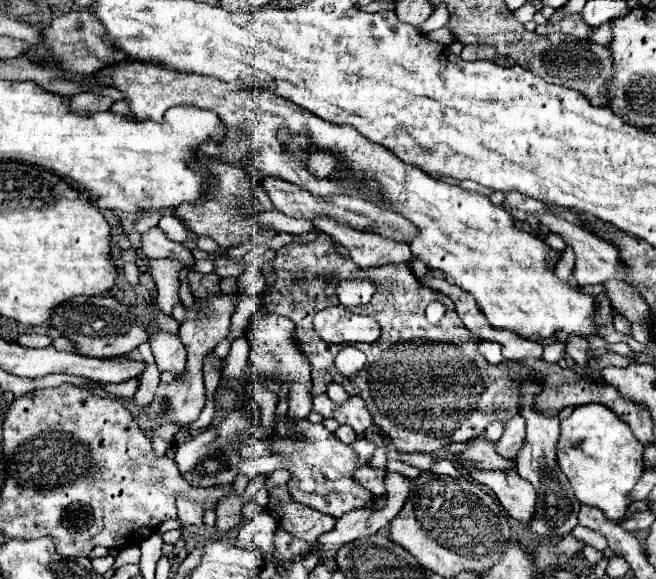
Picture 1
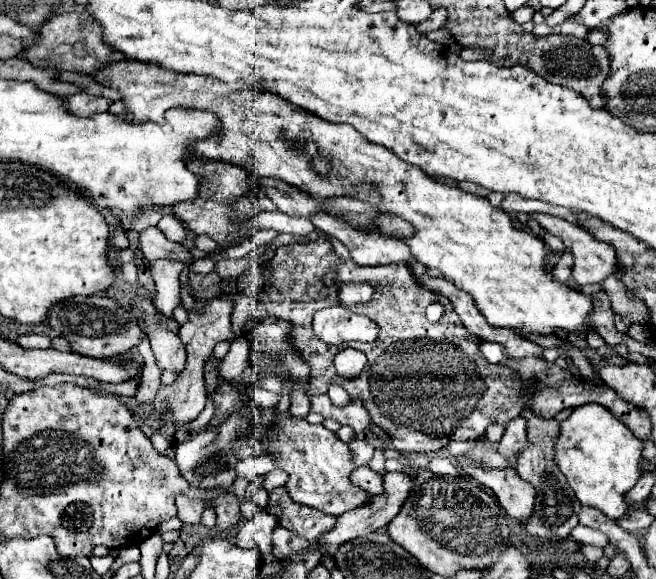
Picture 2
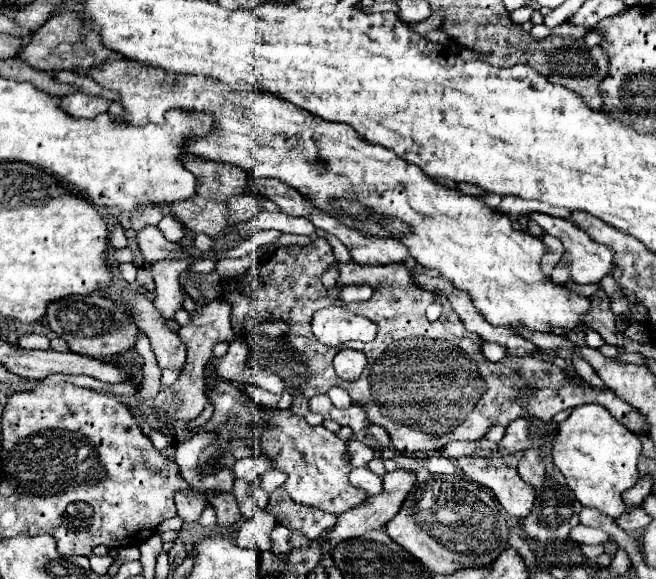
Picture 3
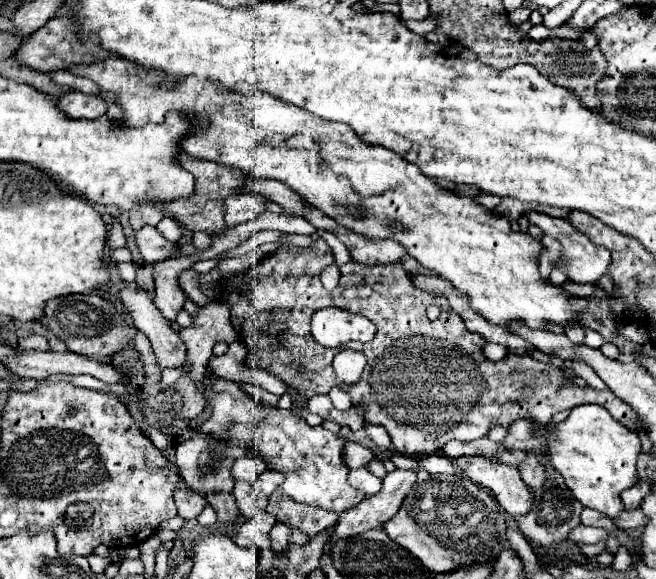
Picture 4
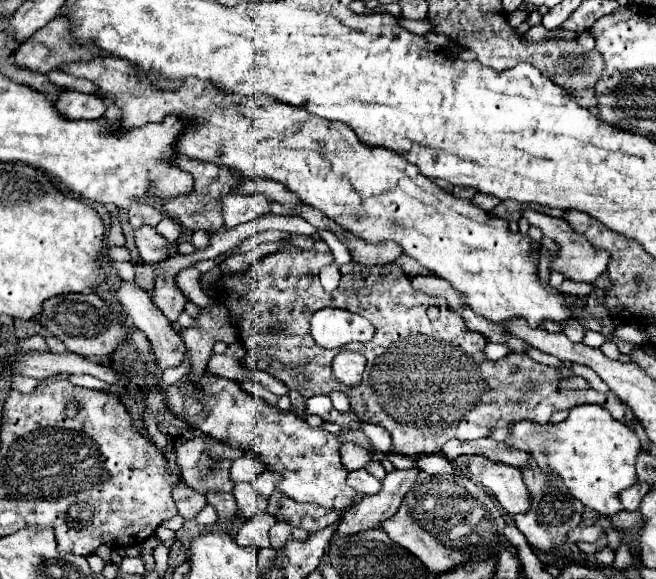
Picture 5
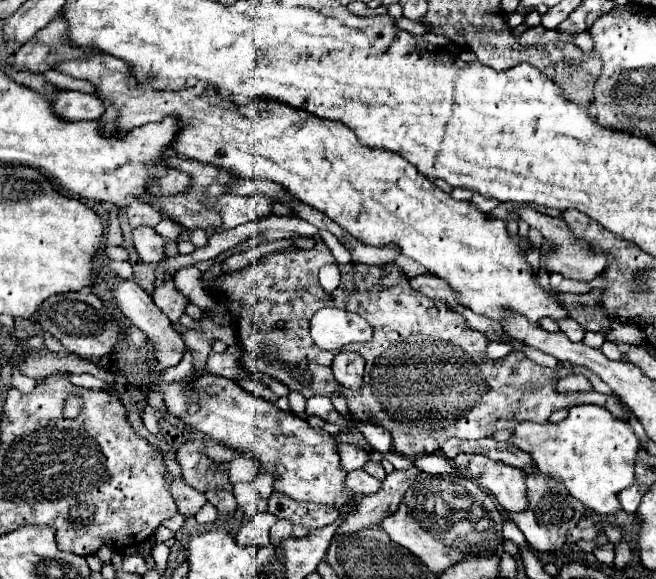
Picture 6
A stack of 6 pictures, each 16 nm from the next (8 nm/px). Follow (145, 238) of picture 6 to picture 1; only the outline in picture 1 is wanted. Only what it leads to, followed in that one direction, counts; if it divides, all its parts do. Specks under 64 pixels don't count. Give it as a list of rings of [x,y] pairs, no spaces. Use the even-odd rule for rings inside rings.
[[[154,228],[142,236],[142,250],[148,260],[170,258],[170,260],[184,264],[186,268],[194,268],[194,264],[196,264],[190,248],[186,248],[184,244],[172,242],[160,228]]]

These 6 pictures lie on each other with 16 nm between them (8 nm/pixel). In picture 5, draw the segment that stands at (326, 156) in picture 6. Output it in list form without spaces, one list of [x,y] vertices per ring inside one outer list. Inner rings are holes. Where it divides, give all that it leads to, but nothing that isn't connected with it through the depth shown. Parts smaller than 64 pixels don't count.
[[[94,58],[86,62],[72,62],[62,68],[72,76],[92,80],[102,94],[112,94],[114,104],[122,108],[122,118],[118,124],[122,128],[136,128],[148,122],[162,122],[162,118],[170,112],[176,112],[184,118],[198,120],[198,128],[188,128],[184,136],[180,136],[178,152],[196,160],[214,162],[220,166],[228,166],[238,170],[246,178],[268,178],[278,180],[288,186],[292,192],[300,196],[302,202],[318,208],[332,220],[336,220],[348,232],[368,240],[368,242],[398,242],[406,256],[418,260],[426,270],[436,272],[436,276],[448,280],[454,290],[458,290],[470,308],[496,322],[504,324],[512,318],[524,318],[532,328],[544,328],[544,320],[552,320],[556,324],[574,320],[574,310],[586,308],[584,302],[566,302],[564,292],[544,286],[538,276],[536,264],[530,260],[532,254],[540,252],[540,246],[530,240],[530,236],[514,234],[508,228],[508,220],[496,218],[490,212],[476,206],[470,198],[456,198],[452,192],[442,190],[430,178],[426,178],[414,164],[398,156],[396,152],[388,152],[384,148],[368,148],[368,144],[360,144],[358,136],[354,136],[352,128],[340,122],[330,122],[302,108],[292,108],[292,104],[280,104],[280,100],[272,100],[272,96],[250,96],[240,102],[236,96],[228,96],[228,92],[220,92],[216,84],[204,84],[200,80],[188,80],[180,90],[160,90],[152,88],[152,84],[144,84],[144,80],[136,80],[136,72],[132,72],[132,64],[124,64],[120,58]]]

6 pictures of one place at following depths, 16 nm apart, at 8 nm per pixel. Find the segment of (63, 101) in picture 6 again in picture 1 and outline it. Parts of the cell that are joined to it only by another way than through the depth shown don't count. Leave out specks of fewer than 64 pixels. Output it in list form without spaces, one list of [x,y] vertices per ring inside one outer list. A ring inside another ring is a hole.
[[[82,92],[72,96],[72,108],[76,112],[100,112],[100,110],[110,110],[110,106],[114,104],[112,98],[102,96],[102,94],[90,94],[90,92]]]

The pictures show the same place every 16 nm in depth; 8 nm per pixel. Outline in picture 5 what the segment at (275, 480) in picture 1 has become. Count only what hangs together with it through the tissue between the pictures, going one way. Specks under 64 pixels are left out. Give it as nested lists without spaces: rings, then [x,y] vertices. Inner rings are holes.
[[[263,472],[259,474],[252,482],[252,485],[261,485],[261,493],[264,497],[269,498],[276,488],[278,482],[282,481],[282,476],[275,472]]]

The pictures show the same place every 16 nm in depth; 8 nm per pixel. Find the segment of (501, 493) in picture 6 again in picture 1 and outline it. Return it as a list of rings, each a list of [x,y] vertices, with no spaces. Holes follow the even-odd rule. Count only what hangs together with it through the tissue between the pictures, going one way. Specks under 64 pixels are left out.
[[[466,470],[472,480],[492,488],[504,510],[518,520],[520,524],[528,524],[532,520],[532,512],[536,512],[536,492],[532,484],[522,480],[518,472],[482,472],[482,470]]]

